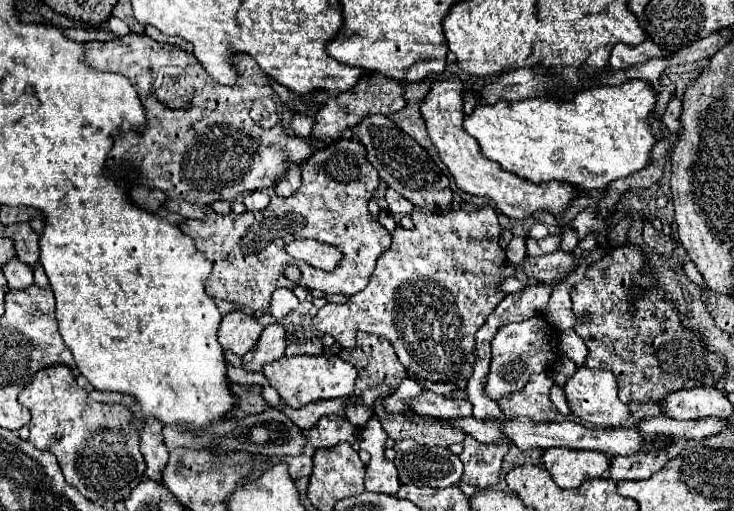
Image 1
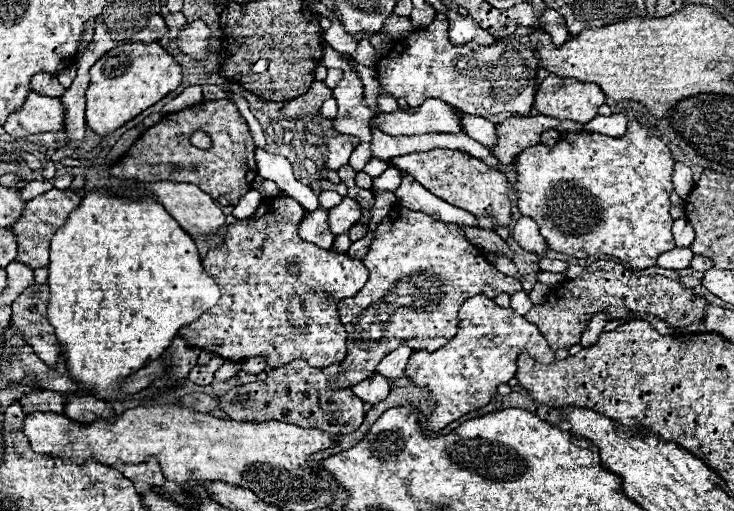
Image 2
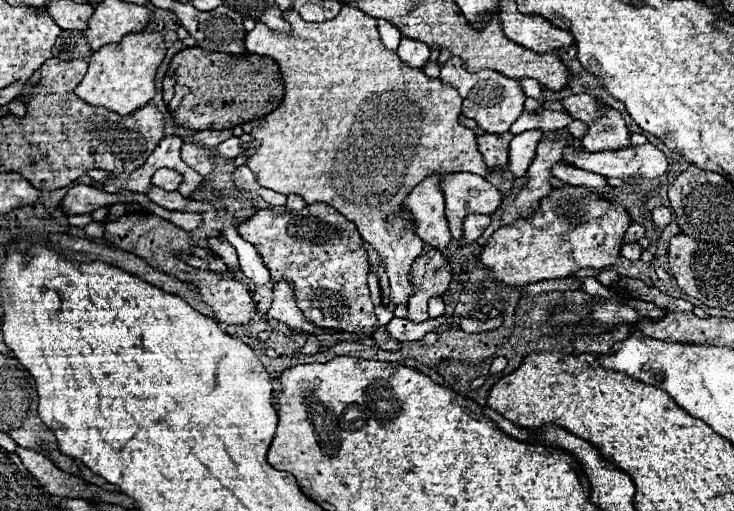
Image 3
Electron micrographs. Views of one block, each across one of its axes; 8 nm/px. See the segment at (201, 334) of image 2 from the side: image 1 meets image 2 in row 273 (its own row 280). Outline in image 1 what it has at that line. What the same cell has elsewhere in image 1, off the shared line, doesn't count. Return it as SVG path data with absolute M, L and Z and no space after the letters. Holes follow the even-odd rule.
M338 138L338 140L330 142L324 148L318 148L314 152L314 156L310 156L302 164L302 186L292 196L288 196L288 198L274 196L274 198L270 198L270 204L264 210L260 210L260 212L246 210L244 214L234 214L234 212L218 214L208 206L202 220L182 220L178 224L178 228L184 234L188 234L194 240L194 246L198 248L198 252L206 254L206 258L212 262L212 276L206 280L206 292L212 298L222 298L222 300L228 300L228 302L236 302L236 304L256 312L260 308L270 306L270 294L276 288L304 286L308 290L322 290L324 294L352 296L368 284L368 278L374 270L374 262L392 244L390 232L376 220L376 216L372 216L368 212L368 202L370 202L374 190L378 188L378 182L380 182L378 172L366 160L364 146L354 138ZM296 238L314 238L314 240L326 242L326 244L336 246L338 250L342 250L344 256L342 256L342 260L338 262L338 266L334 270L330 270L330 272L318 270L318 268L314 268L314 266L310 266L302 260L290 258L286 254L286 244L296 240ZM286 264L300 266L302 280L298 284L290 282L282 274L282 268Z

